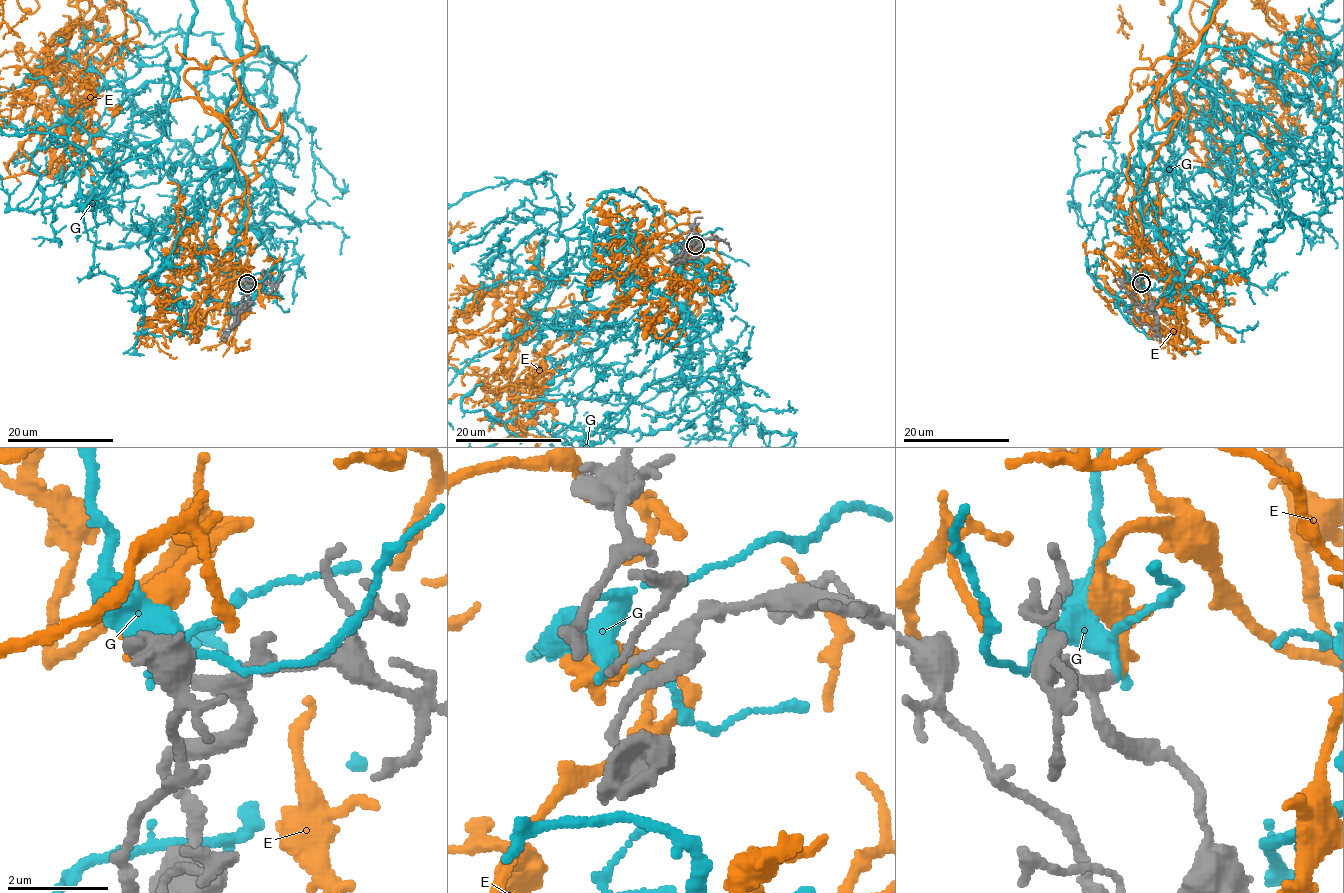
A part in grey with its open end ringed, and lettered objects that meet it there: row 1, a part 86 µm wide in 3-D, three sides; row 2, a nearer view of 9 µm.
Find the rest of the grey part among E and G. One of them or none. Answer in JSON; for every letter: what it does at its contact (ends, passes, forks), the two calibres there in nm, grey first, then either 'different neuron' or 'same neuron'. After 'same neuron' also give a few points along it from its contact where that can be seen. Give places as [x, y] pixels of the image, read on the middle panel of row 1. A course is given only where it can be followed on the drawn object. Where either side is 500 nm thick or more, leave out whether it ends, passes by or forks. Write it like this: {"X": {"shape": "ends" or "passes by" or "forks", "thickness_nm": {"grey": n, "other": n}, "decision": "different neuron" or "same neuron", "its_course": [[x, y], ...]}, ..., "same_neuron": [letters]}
{"E": {"shape": "passes by", "thickness_nm": {"grey": 180, "other": 170}, "decision": "same neuron"}, "G": {"shape": "forks", "thickness_nm": {"grey": 200, "other": 160}, "decision": "different neuron"}, "same_neuron": ["E"]}

